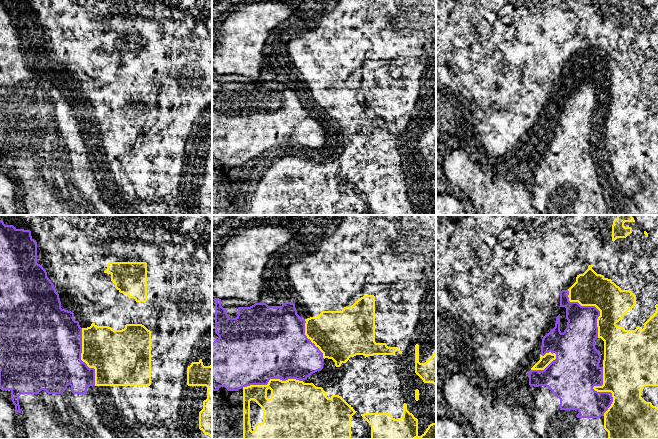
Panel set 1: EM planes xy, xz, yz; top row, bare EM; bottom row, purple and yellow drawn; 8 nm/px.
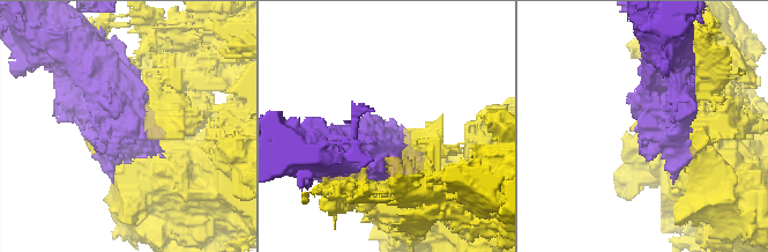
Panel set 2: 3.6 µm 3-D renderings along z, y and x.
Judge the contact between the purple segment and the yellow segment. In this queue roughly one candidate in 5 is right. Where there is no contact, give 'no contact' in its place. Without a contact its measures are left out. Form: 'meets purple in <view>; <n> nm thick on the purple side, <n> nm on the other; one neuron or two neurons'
meets purple in yz; 260 nm thick on the purple side, 280 nm on the other; two neurons

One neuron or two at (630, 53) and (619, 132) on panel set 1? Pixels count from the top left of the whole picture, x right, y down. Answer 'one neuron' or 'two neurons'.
one neuron

